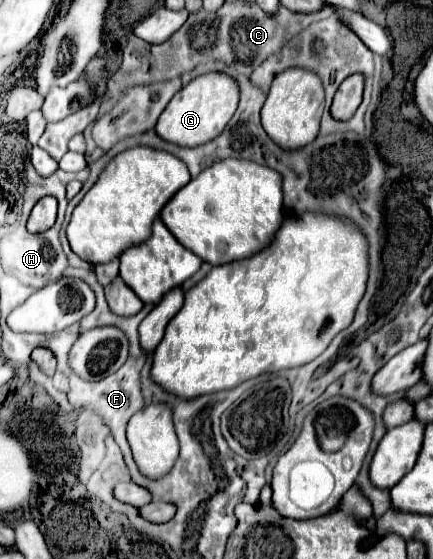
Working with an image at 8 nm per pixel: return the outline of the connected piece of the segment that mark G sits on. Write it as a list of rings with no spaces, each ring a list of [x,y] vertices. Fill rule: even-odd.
[[[219,71],[203,73],[195,77],[189,85],[185,85],[179,93],[175,93],[175,97],[169,101],[169,105],[161,113],[155,125],[155,131],[165,141],[171,141],[177,145],[187,145],[187,147],[201,145],[211,141],[225,129],[237,105],[239,105],[239,85],[233,77]]]

